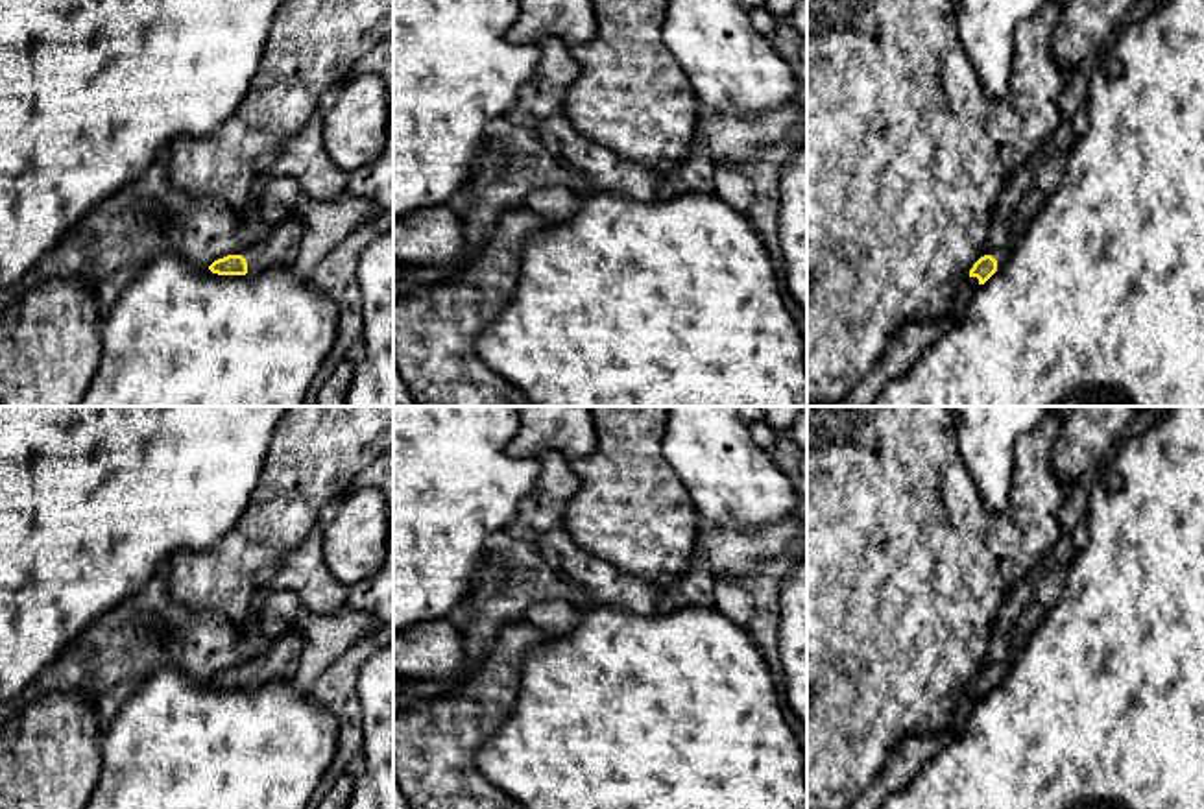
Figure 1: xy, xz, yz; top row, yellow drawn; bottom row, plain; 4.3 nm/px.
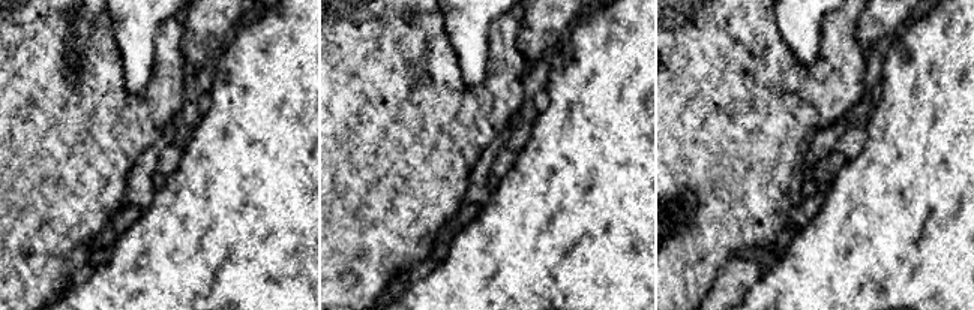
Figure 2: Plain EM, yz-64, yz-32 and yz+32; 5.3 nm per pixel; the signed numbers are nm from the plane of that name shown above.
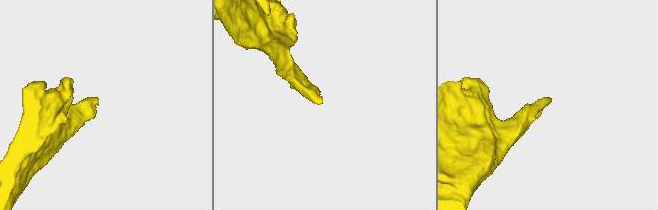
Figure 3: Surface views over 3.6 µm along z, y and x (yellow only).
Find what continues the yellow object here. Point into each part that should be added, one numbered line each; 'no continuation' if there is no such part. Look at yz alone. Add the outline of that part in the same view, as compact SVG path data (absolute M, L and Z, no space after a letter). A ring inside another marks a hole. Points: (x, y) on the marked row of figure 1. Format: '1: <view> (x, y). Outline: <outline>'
1: yz (1001, 255). Outline: M990 248L990 249L984 249L981 257L992 255L997 260L997 270L1001 270L1008 260L1010 253L1012 253L1012 248Z

